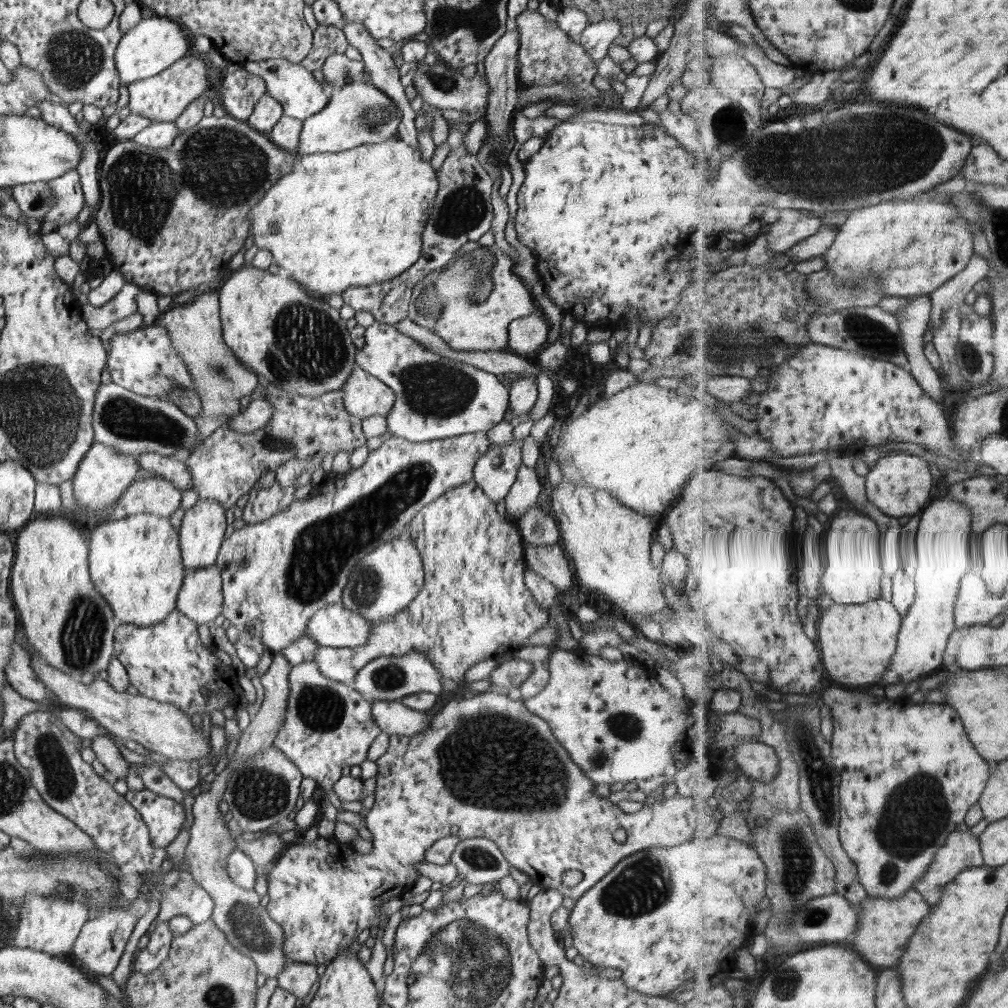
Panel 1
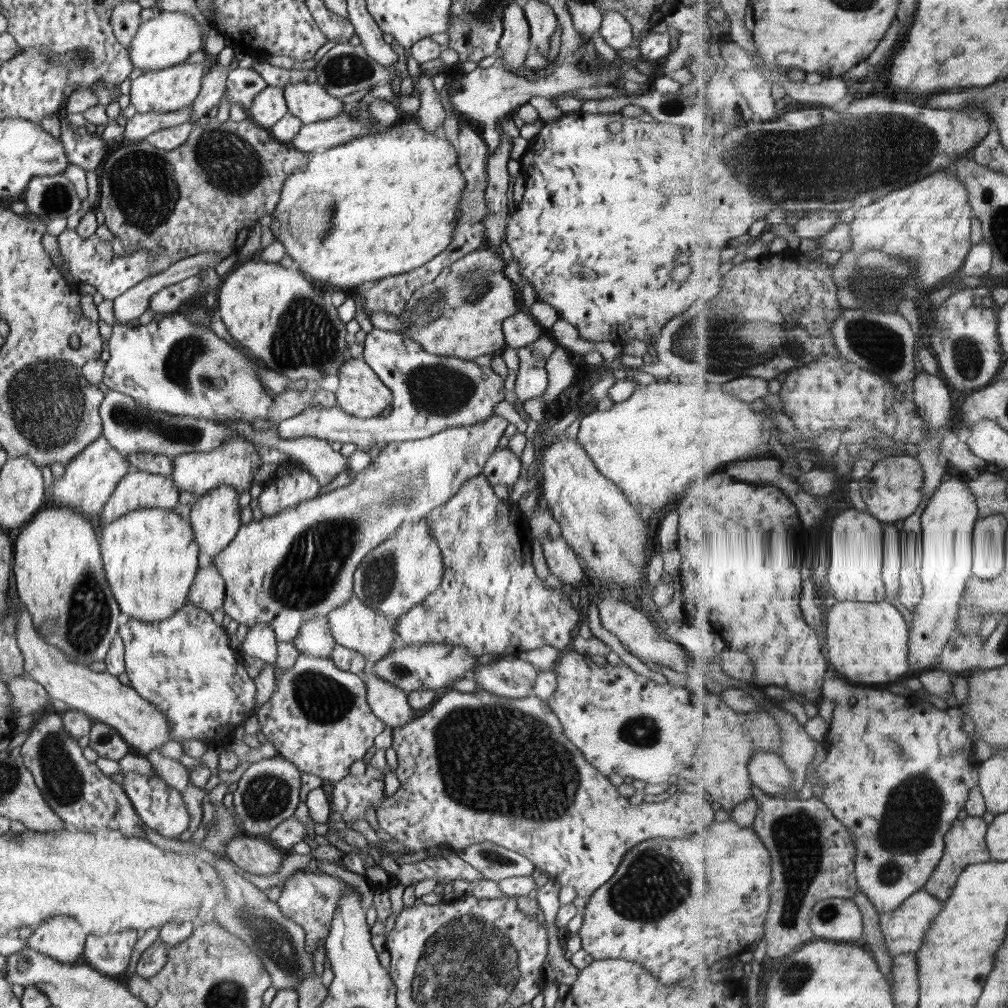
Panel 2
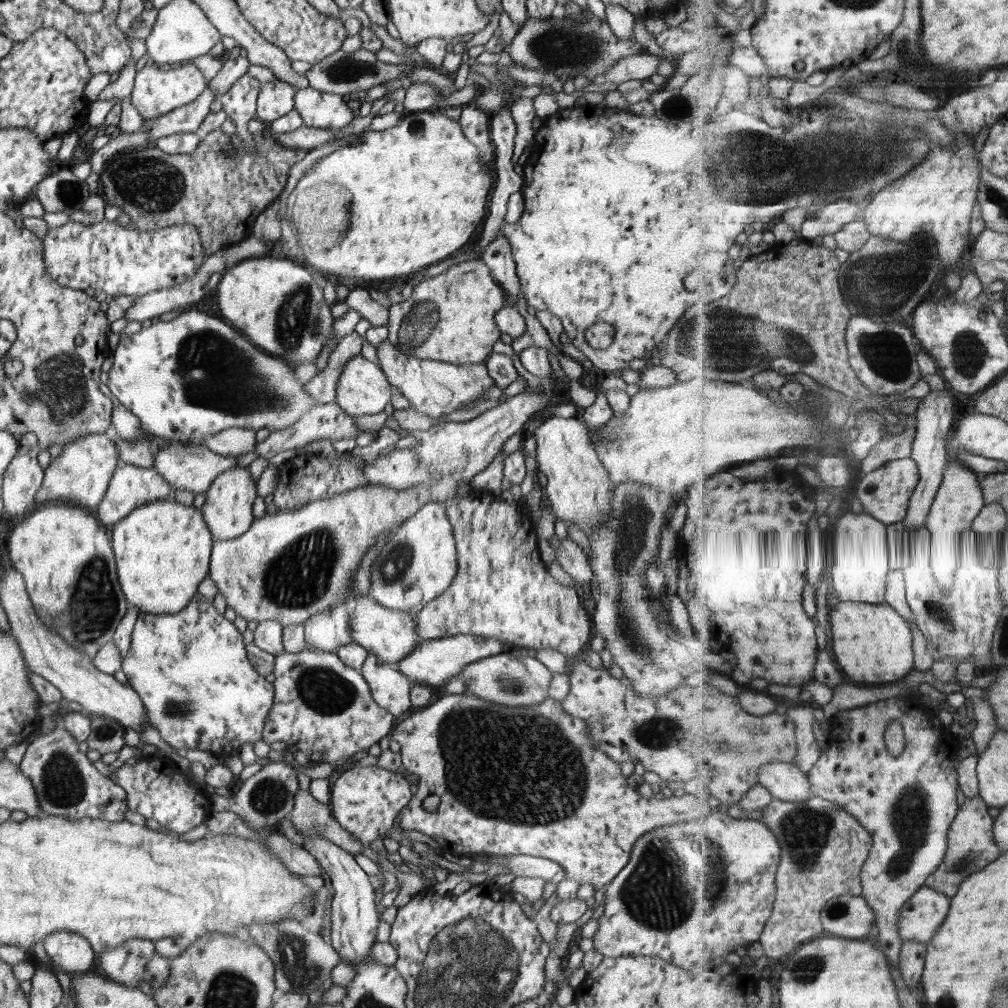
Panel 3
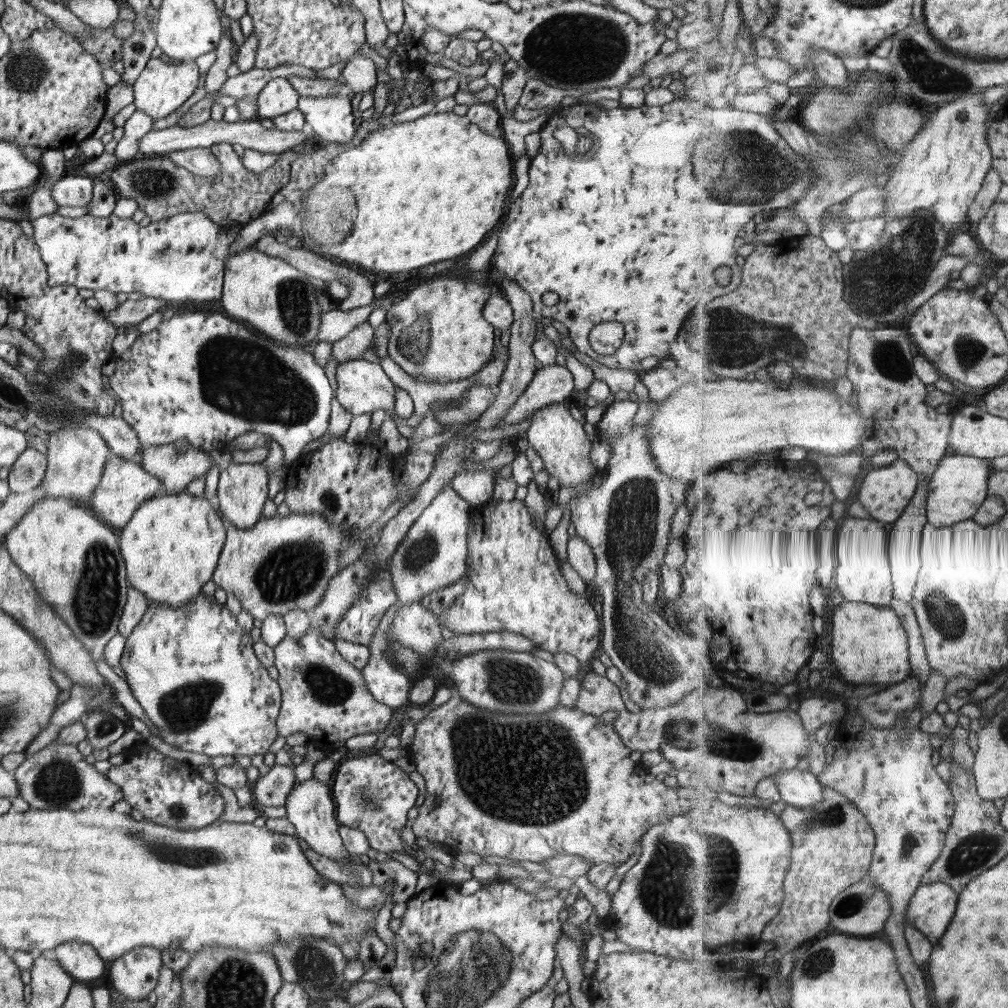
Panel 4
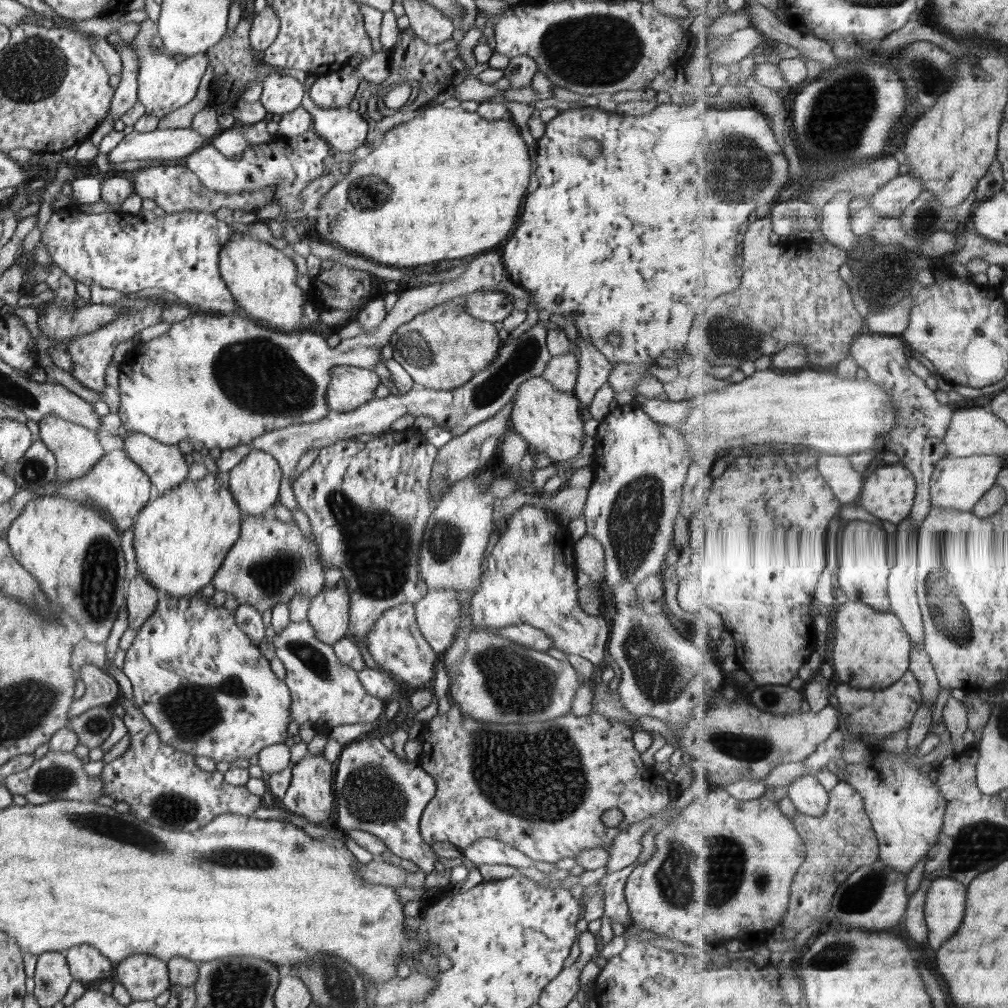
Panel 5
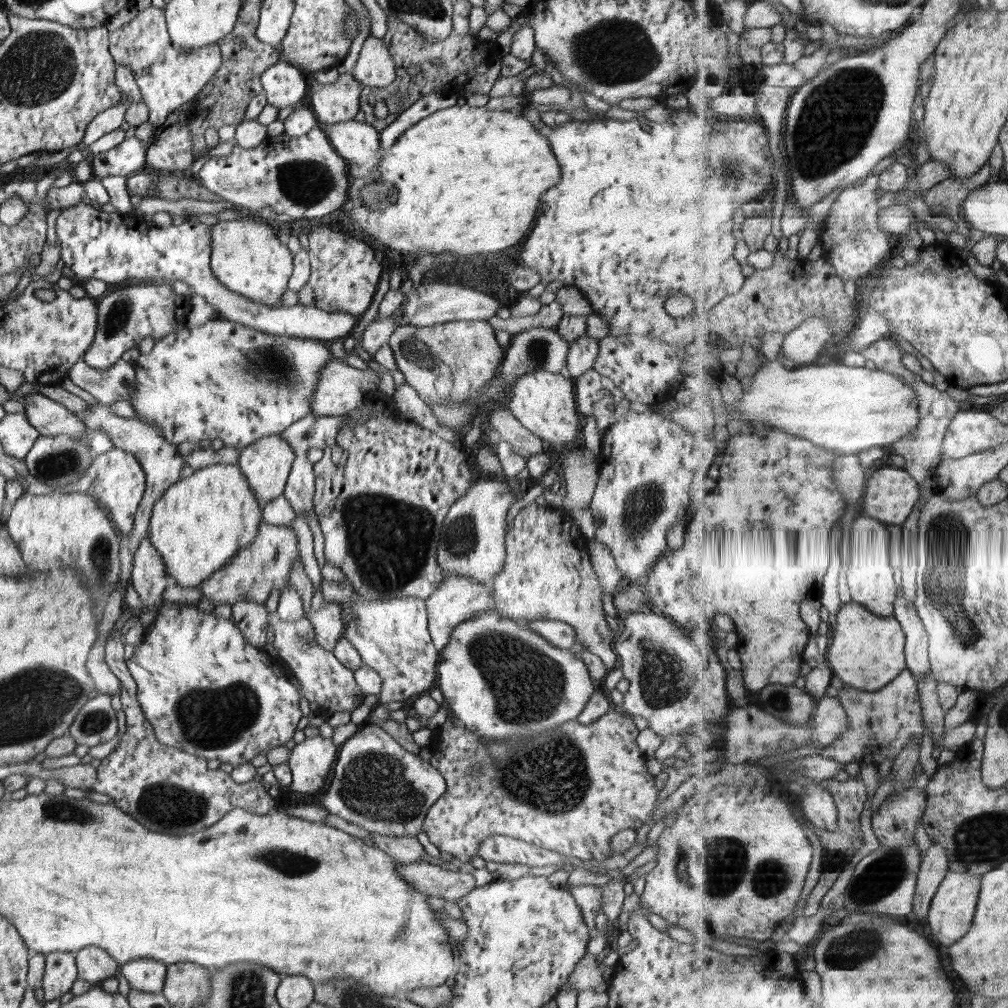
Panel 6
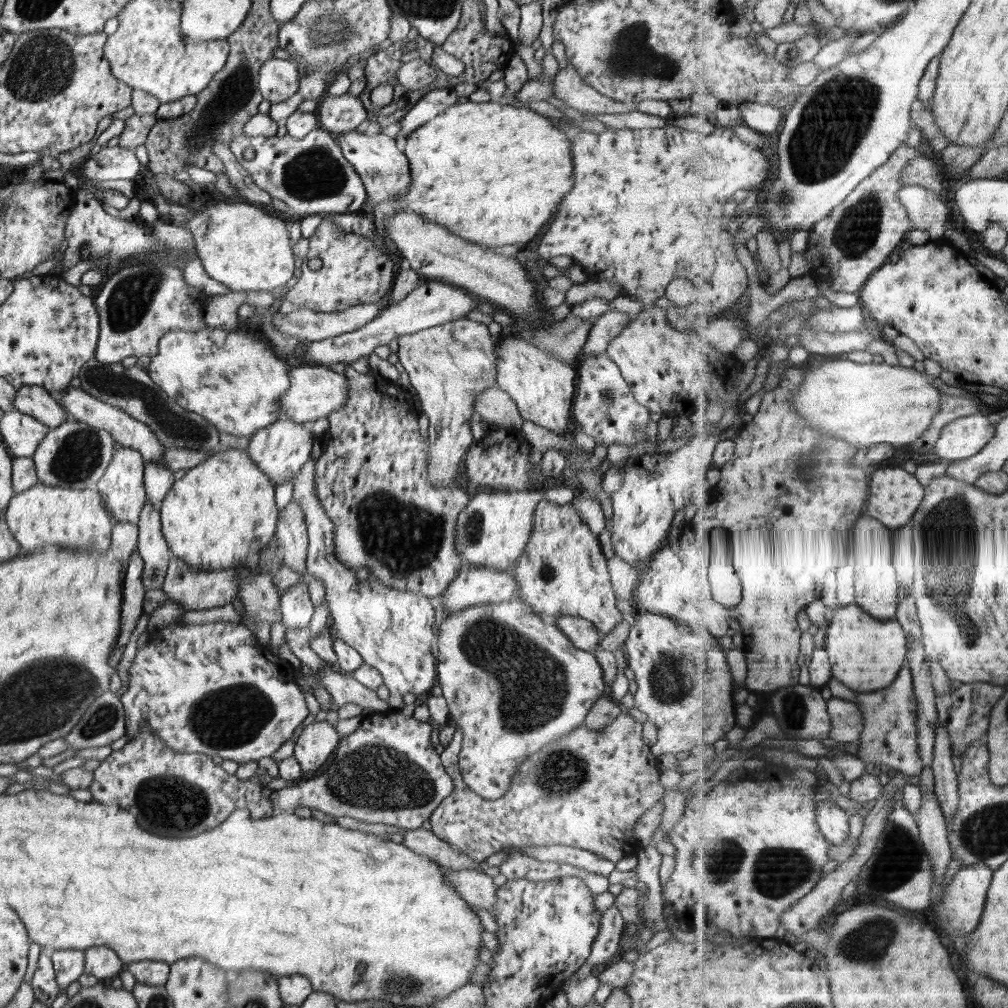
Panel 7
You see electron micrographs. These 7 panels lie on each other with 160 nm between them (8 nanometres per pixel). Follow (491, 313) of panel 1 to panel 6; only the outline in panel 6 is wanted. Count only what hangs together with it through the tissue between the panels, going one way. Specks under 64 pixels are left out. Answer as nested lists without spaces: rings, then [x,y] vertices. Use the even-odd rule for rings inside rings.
[[[451,321],[430,327],[412,327],[401,325],[389,338],[389,346],[393,351],[397,368],[404,374],[407,382],[418,396],[427,403],[438,418],[440,425],[447,426],[456,436],[462,437],[470,428],[470,418],[476,408],[465,403],[467,398],[477,398],[485,390],[487,384],[495,377],[504,359],[505,349],[496,341],[495,330],[487,321]]]

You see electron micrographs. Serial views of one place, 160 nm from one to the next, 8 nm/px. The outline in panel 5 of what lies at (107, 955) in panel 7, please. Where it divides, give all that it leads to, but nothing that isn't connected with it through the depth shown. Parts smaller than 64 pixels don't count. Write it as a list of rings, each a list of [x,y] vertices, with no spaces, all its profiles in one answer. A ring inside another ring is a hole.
[[[78,945],[65,951],[65,957],[74,980],[84,984],[94,979],[112,976],[112,961],[106,958],[97,948],[90,945]]]

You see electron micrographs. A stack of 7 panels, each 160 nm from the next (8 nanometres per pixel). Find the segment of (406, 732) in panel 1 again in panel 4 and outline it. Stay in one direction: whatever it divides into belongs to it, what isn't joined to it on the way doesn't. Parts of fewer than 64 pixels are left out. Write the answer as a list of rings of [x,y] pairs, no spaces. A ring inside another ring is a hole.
[[[401,603],[390,606],[368,644],[368,664],[361,670],[370,694],[382,704],[397,709],[409,701],[413,680],[394,664],[388,654],[387,632]]]

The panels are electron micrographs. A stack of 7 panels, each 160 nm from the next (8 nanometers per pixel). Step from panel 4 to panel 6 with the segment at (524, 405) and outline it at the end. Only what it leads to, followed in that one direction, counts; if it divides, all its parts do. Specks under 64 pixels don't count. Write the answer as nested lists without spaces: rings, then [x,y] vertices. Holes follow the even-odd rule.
[[[586,333],[570,343],[563,376],[576,380],[581,374],[593,369],[599,354],[599,341],[591,339]]]

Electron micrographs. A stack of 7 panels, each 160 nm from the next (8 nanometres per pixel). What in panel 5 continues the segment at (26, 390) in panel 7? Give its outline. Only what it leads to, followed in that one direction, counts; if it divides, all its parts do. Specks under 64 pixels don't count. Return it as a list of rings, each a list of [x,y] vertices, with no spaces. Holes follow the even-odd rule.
[[[53,414],[47,415],[39,422],[39,436],[40,440],[54,452],[57,460],[56,478],[50,483],[65,483],[66,481],[76,480],[78,477],[84,476],[105,453],[102,445],[100,445],[97,432],[80,426],[80,424],[68,422],[64,418],[52,416]]]

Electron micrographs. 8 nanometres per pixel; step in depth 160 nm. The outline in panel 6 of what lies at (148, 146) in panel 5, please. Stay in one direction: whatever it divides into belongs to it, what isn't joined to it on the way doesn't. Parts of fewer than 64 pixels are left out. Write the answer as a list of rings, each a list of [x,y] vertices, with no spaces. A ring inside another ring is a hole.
[[[137,138],[124,139],[118,146],[91,155],[91,170],[96,178],[106,176],[128,176],[130,172],[146,166],[145,158],[148,152],[148,144],[143,144]]]

